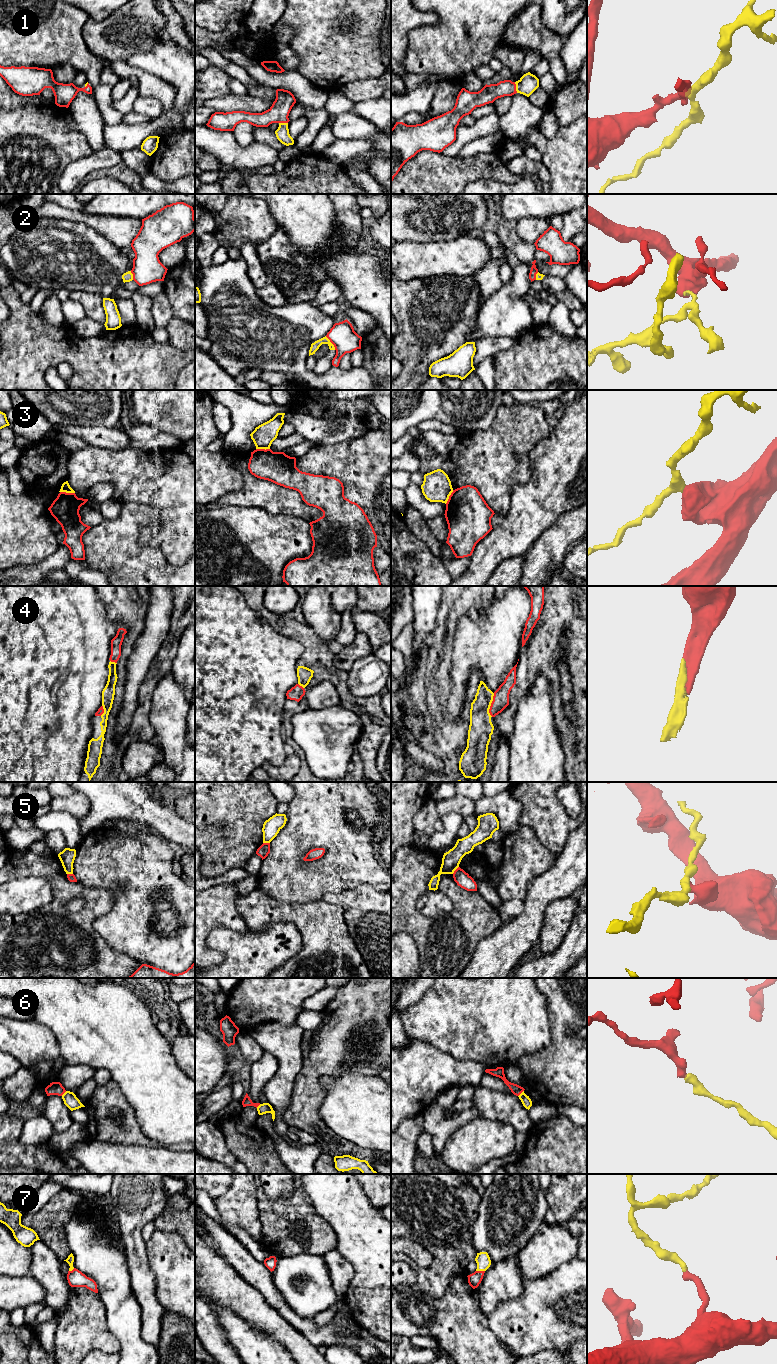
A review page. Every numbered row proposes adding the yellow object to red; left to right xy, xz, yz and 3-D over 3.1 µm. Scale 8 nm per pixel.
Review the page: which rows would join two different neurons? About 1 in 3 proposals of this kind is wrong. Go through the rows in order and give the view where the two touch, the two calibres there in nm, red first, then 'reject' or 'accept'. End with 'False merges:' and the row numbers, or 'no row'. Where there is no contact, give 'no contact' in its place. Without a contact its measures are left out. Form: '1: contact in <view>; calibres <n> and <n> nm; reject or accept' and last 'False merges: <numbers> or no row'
1: contact in yz; calibres 140 and 160 nm; accept
2: contact in xz; calibres 200 and 70 nm; reject
3: contact in xy; calibres 220 and 70 nm; reject
4: contact in yz; calibres 130 and 190 nm; accept
5: contact in yz; calibres 120 and 140 nm; reject
6: contact in yz; calibres 80 and 80 nm; accept
7: contact in yz; calibres 110 and 120 nm; accept
False merges: 2, 3, 5

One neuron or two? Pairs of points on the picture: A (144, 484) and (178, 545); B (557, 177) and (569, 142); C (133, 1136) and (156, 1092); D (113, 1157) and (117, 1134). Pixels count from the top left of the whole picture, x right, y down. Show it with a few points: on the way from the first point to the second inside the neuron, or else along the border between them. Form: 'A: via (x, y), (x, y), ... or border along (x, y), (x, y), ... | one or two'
A: via (159, 499), (178, 518), (178, 530) | one
B: via (566, 168), (569, 165), (569, 151) | one
C: border along (129, 1104), (141, 1131), (152, 1141) | two
D: border along (93, 1138), (99, 1141), (138, 1145) | two

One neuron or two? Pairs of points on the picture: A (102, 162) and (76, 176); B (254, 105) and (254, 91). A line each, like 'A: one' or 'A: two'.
A: one
B: two

